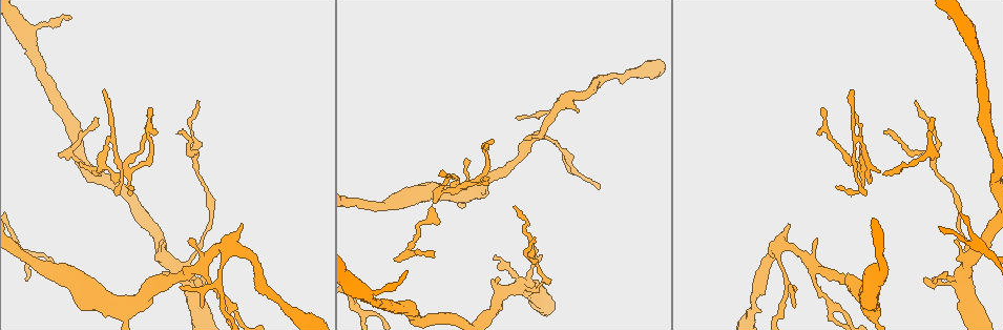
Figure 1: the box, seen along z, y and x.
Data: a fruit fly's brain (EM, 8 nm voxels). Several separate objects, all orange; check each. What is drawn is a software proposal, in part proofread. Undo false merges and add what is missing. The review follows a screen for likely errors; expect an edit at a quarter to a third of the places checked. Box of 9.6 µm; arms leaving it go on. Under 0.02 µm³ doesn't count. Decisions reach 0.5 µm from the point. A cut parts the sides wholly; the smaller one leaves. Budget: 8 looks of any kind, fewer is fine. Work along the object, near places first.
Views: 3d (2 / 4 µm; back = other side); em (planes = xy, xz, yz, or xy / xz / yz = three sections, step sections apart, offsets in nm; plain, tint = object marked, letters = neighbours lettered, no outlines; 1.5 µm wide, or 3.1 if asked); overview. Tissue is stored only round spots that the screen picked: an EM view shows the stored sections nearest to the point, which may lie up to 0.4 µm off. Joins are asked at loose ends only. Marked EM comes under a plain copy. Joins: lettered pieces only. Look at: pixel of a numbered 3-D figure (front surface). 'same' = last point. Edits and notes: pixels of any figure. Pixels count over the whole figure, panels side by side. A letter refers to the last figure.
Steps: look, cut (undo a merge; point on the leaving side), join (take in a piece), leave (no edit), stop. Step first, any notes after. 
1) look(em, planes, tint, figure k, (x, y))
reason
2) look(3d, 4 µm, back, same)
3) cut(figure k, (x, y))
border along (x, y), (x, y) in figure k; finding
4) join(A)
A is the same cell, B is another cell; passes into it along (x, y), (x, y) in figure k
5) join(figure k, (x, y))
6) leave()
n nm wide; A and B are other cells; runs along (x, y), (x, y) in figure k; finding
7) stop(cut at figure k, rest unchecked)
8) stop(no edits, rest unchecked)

look(em, planes, letters, figure 1, (962, 277))
small branch off a trunk

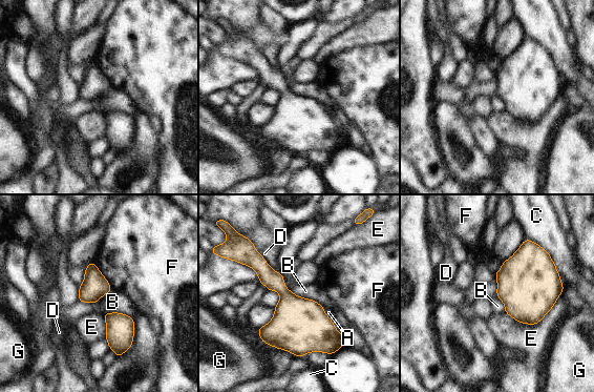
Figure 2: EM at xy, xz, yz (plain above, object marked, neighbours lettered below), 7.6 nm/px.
leave()
A, B, C, D, E, F and G are other cells; border along (289, 290), (312, 298), (322, 306) in figure 2; all the same neuron

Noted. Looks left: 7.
look(em, planes, tint, figure 1, (883, 133))
free end

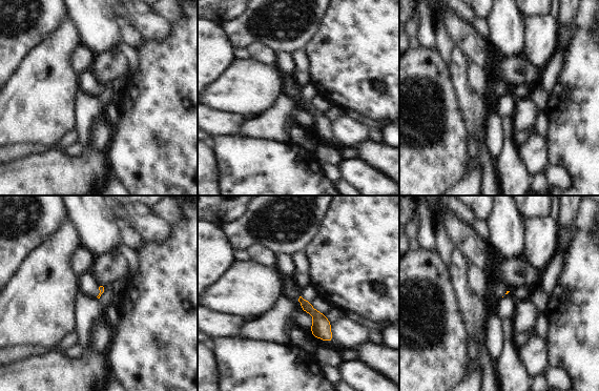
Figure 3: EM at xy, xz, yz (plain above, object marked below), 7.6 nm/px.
look(em, planes, letters, same)

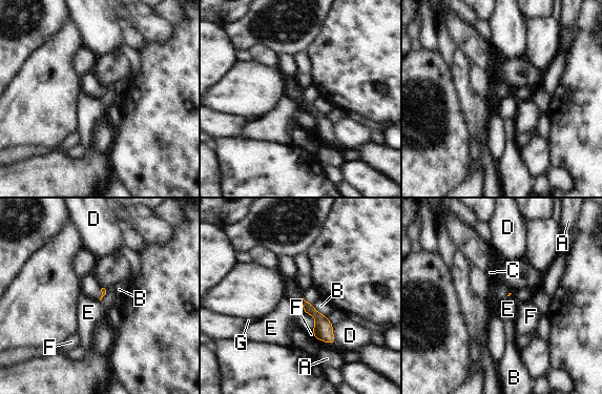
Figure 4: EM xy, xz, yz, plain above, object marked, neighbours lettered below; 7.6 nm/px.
leave()
A, B, C, D, E, F and G are other cells; border along (299, 303), (304, 310) in figure 4; none of them fits

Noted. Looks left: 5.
look(em, xy, step 4, tint, figure 1, (131, 185))
branch stops here

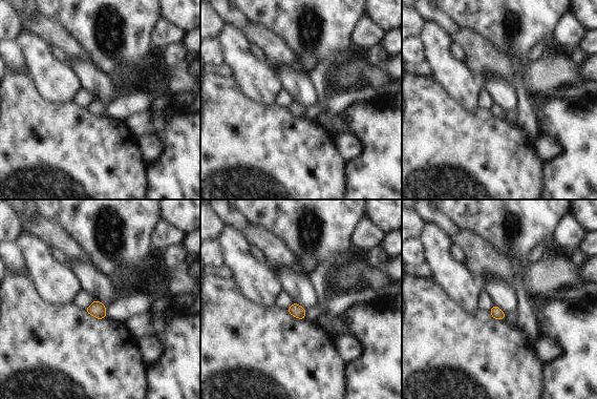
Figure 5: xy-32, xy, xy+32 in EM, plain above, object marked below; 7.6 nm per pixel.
look(em, planes, letters, same)

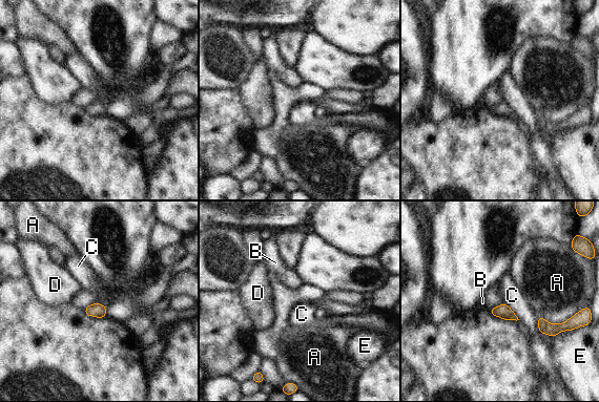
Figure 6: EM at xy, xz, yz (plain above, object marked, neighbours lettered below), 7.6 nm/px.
leave()
A, B, C, D and E are other cells; border along (503, 302), (519, 319) in figure 6; no lettered piece goes on from it

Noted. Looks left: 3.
stop(no edits, rest unchecked)

